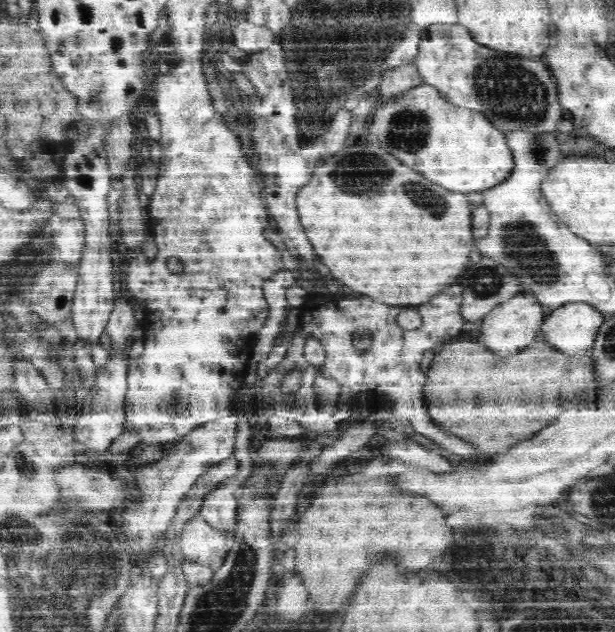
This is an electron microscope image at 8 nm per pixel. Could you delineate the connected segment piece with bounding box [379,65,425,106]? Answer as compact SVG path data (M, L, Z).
M414 65L400 66L400 68L386 72L380 82L379 106L385 105L410 88L415 88L423 83L425 81Z

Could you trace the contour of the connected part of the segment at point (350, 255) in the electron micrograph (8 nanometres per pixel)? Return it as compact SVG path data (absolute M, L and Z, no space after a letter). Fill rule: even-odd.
M364 138L354 146L342 148L342 152L328 156L316 166L309 183L297 196L300 220L312 246L324 258L324 264L330 268L334 278L378 302L392 306L422 304L442 292L446 284L454 284L470 262L470 252L476 244L472 236L472 204L468 202L468 194L450 192L408 168L408 164L404 166L398 158L390 156L389 149L380 142L374 144L362 140ZM406 182L416 182L418 194L408 192L404 188Z

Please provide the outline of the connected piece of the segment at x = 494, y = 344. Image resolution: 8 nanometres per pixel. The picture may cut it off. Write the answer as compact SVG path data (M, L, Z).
M516 294L511 296L508 302L490 309L490 312L482 317L480 330L482 330L484 342L494 352L506 356L506 354L516 354L536 338L542 338L543 330L540 328L544 324L544 318L546 318L546 310L534 294Z

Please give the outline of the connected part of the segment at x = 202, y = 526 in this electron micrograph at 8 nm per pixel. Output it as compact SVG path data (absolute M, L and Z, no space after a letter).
M192 518L178 536L178 548L182 548L183 556L202 564L208 562L220 564L230 545L231 541L226 540L224 534L208 528L208 524L202 522L200 518Z

